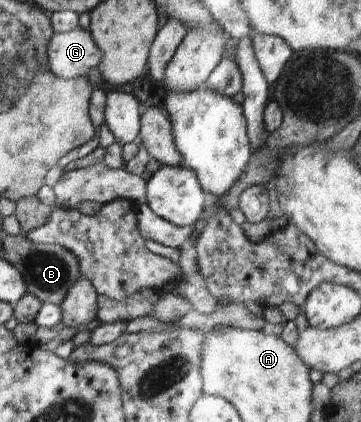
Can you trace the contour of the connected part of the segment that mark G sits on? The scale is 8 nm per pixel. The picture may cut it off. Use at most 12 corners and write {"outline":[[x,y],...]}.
{"outline":[[90,30],[56,32],[50,67],[62,78],[101,63]]}

